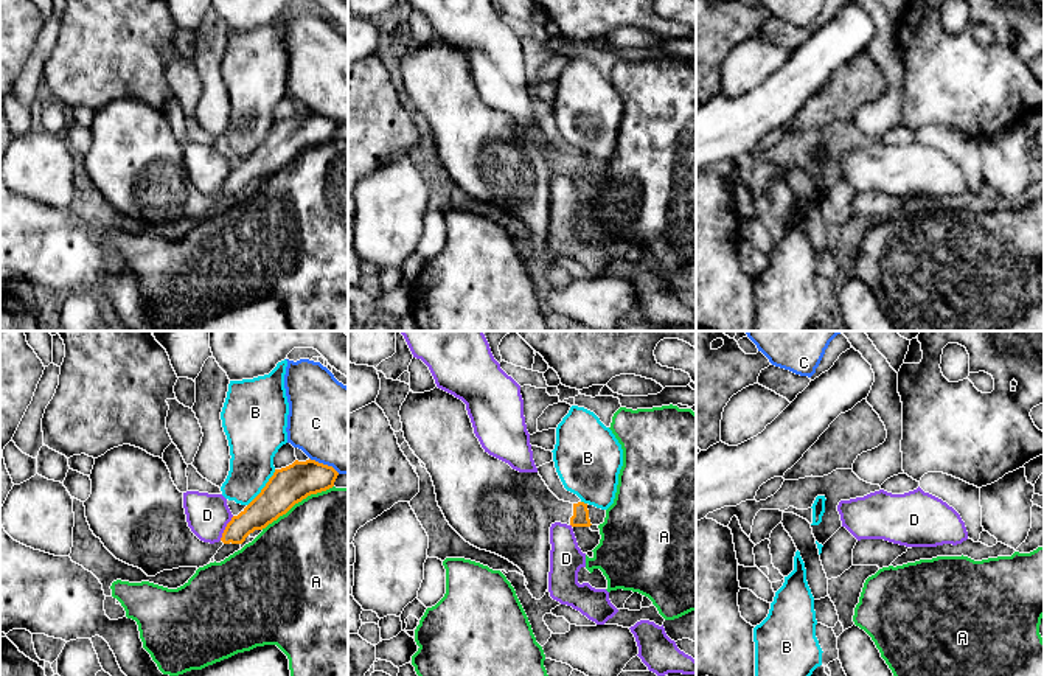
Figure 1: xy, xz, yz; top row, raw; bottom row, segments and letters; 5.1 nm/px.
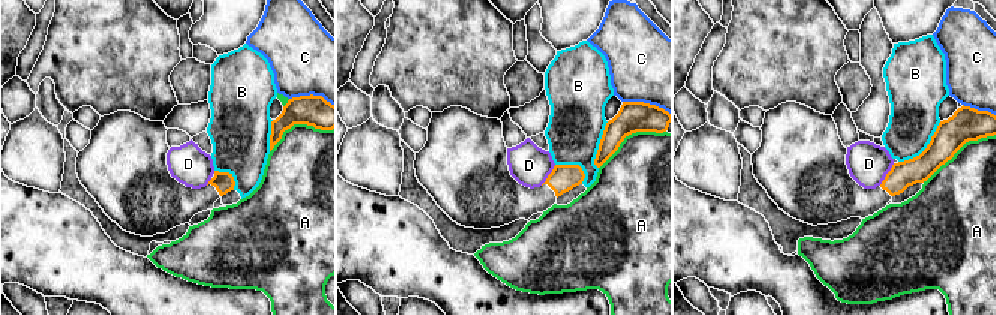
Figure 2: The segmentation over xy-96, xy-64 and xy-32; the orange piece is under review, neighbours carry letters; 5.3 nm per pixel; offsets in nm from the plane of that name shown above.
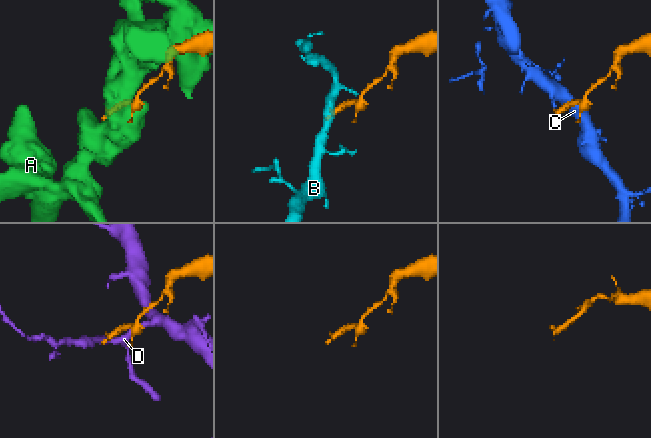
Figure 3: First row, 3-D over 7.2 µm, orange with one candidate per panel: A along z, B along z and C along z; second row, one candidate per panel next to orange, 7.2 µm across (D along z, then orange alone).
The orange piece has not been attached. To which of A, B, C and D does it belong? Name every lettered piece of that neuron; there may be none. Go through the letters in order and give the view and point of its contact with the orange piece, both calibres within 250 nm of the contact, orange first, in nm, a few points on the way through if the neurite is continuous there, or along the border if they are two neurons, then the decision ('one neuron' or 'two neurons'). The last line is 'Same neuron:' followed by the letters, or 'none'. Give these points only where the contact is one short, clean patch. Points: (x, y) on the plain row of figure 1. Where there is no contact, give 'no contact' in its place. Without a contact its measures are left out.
A: contact xy (297, 154); calibres 200 and 500 nm; two neurons
B: contact xy (263, 140); calibres 200 and 260 nm; two neurons
C: contact xy (325, 117); calibres 200 and 440 nm; two neurons
D: contact xy (226, 181); calibres 160 and 220 nm; border xy (233, 168), (219, 191); two neurons
Same neuron: none

